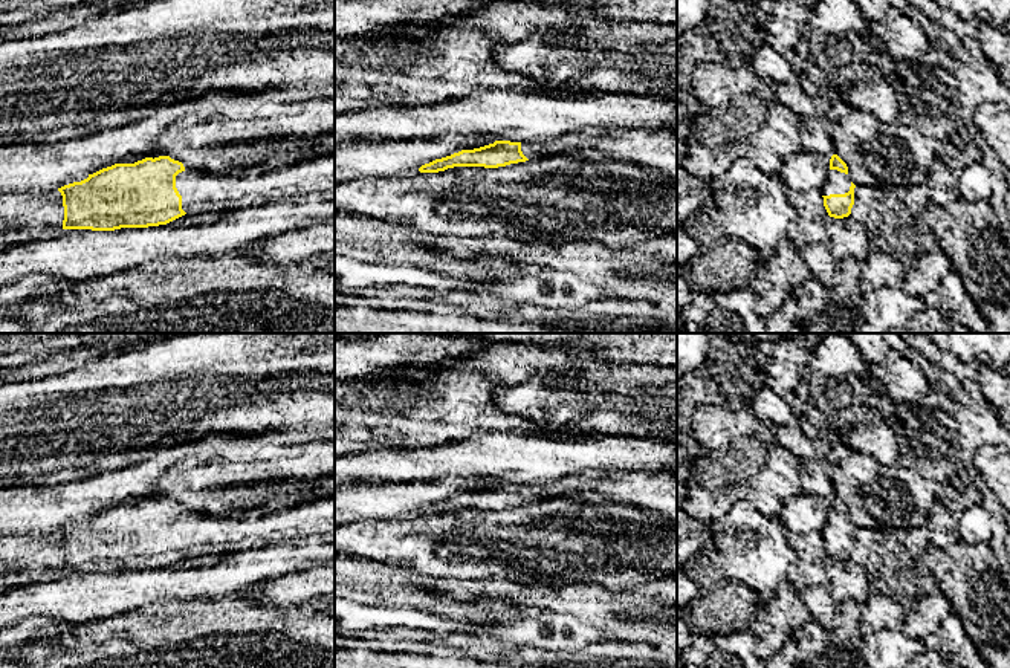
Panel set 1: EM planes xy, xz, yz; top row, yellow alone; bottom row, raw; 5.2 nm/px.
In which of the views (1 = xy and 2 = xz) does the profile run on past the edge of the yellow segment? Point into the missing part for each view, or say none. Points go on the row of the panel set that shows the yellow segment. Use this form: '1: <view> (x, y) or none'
1: xy (200, 193)
2: xz (657, 152)

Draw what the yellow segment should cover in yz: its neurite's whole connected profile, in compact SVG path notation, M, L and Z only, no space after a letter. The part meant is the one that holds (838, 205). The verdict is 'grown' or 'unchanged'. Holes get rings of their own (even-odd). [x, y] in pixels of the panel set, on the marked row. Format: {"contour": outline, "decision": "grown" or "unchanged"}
{"contour": "M833 154L830 159L828 180L822 188L824 206L830 217L843 219L851 214L856 185L848 177L847 164Z", "decision": "grown"}

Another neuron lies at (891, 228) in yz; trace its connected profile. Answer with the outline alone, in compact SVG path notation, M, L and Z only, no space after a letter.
M926 182L880 188L856 185L850 217L866 229L872 251L885 252L908 266L918 255L938 248L921 219L931 202Z

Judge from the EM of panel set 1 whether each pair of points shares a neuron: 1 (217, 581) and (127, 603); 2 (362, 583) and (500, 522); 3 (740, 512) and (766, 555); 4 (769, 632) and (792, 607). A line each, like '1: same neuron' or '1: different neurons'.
1: same neuron
2: different neurons
3: same neuron
4: same neuron

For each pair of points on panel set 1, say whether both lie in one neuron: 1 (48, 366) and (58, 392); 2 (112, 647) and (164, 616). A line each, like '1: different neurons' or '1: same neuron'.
1: different neurons
2: same neuron

